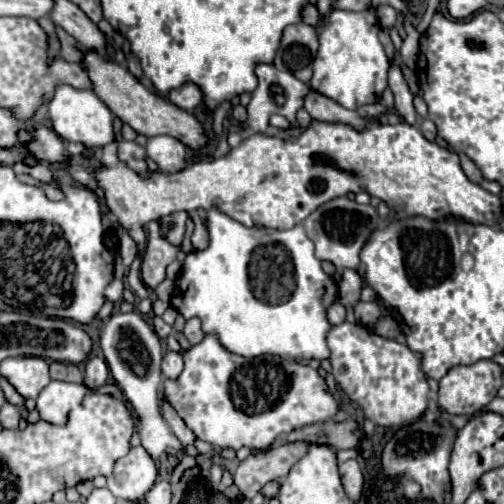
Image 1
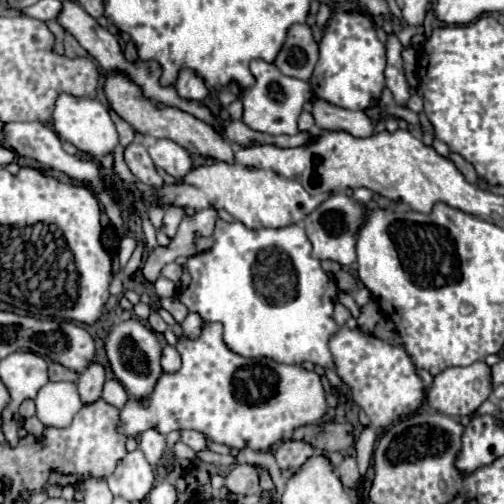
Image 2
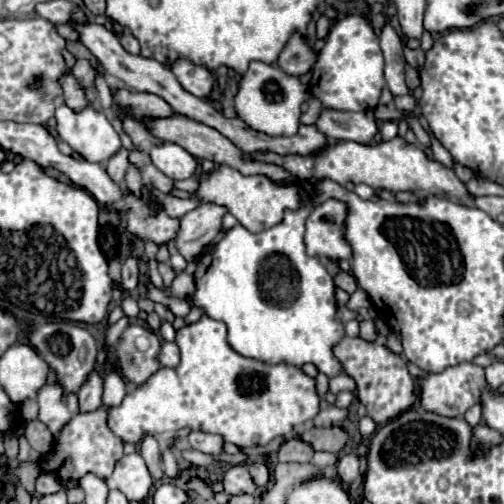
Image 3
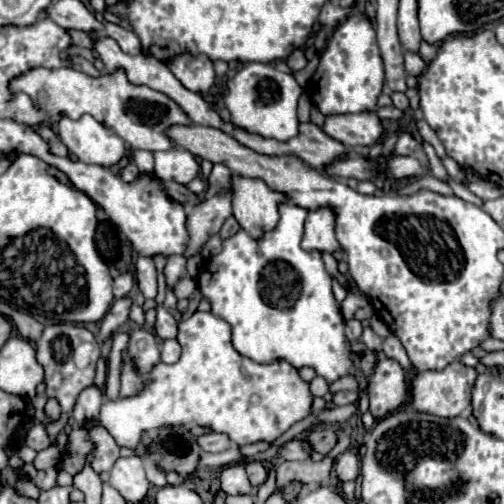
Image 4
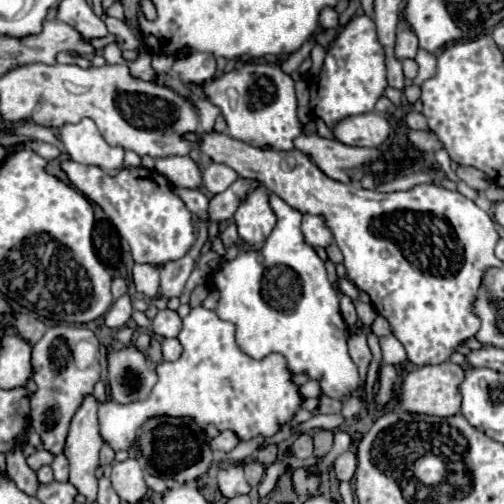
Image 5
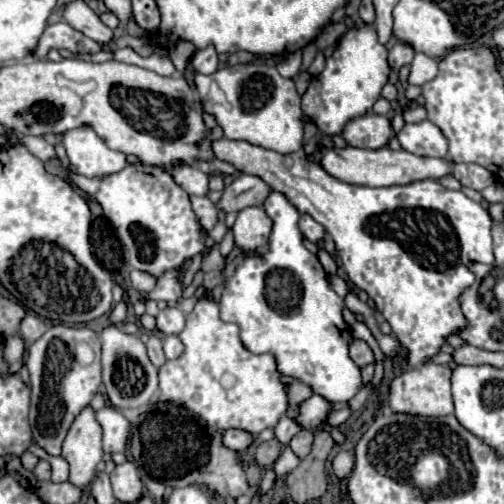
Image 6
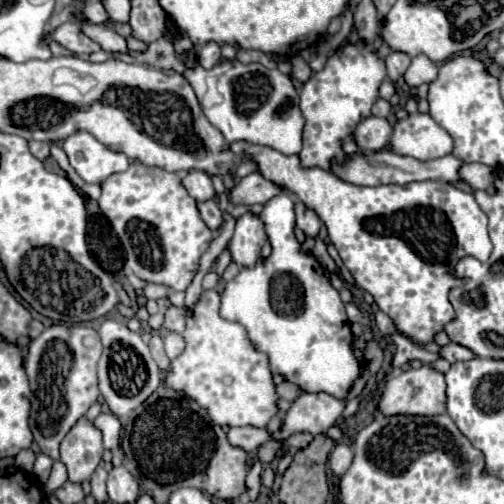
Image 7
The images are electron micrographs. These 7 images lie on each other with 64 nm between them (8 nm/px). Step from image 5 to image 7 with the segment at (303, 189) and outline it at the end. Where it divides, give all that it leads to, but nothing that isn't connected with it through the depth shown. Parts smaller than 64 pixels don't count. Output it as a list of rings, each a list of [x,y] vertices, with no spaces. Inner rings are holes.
[[[232,142],[228,148],[240,158],[248,156],[252,162],[258,164],[258,172],[266,180],[294,194],[300,202],[306,204],[306,208],[318,214],[318,218],[328,228],[330,242],[338,250],[342,264],[350,270],[356,284],[374,296],[378,308],[392,318],[396,330],[412,344],[426,346],[434,342],[434,336],[444,332],[444,326],[456,318],[456,312],[448,296],[452,288],[468,282],[468,278],[458,278],[454,274],[456,264],[466,256],[488,260],[492,252],[492,242],[488,238],[488,218],[472,194],[462,192],[448,182],[436,182],[436,180],[412,182],[406,186],[398,186],[398,184],[376,186],[376,188],[354,186],[350,182],[340,180],[328,170],[304,168],[296,154],[284,156],[272,148],[256,146],[248,142]]]

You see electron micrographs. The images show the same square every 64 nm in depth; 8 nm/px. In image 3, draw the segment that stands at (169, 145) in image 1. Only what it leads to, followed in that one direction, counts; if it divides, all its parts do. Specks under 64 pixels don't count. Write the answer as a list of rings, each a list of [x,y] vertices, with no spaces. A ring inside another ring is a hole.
[[[162,142],[158,146],[152,146],[150,158],[160,172],[164,172],[168,178],[174,180],[184,180],[194,176],[198,166],[196,158],[190,152],[186,152],[182,146],[172,142]]]

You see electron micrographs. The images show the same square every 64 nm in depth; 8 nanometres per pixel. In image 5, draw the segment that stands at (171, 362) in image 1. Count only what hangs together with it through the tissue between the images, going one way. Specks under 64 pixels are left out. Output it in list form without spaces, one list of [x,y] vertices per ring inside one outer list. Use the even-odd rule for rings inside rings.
[[[166,338],[162,340],[162,356],[166,362],[172,362],[172,360],[178,360],[180,358],[180,342],[176,338]]]

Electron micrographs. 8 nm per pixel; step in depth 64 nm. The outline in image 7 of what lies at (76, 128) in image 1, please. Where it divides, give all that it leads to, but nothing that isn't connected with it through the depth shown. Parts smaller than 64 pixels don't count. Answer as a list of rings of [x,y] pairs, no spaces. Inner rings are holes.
[[[74,132],[64,140],[62,148],[68,154],[72,168],[88,184],[104,182],[110,174],[122,172],[130,164],[128,156],[106,148],[90,132]]]

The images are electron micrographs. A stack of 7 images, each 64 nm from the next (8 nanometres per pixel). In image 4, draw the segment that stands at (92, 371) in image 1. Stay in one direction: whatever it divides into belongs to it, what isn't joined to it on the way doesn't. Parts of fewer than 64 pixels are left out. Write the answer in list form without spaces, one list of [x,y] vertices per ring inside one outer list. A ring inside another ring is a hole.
[[[96,384],[84,388],[76,400],[76,406],[72,410],[72,418],[76,420],[76,424],[84,424],[86,420],[90,418],[96,418],[98,412],[100,412],[100,406],[102,406],[102,400],[104,400],[104,394],[102,394],[102,388],[98,388]]]

